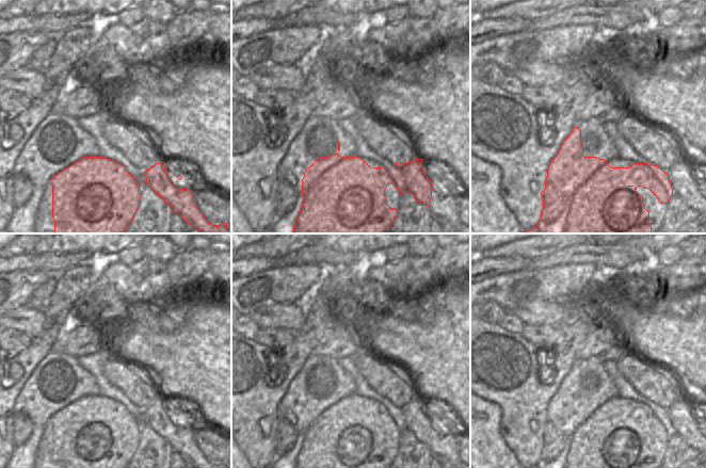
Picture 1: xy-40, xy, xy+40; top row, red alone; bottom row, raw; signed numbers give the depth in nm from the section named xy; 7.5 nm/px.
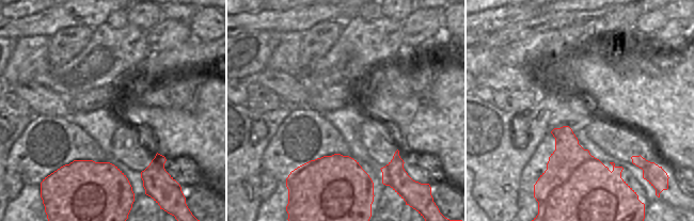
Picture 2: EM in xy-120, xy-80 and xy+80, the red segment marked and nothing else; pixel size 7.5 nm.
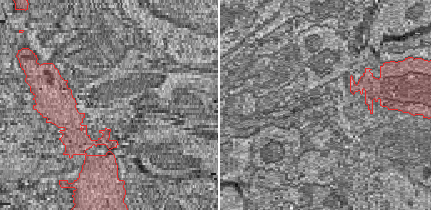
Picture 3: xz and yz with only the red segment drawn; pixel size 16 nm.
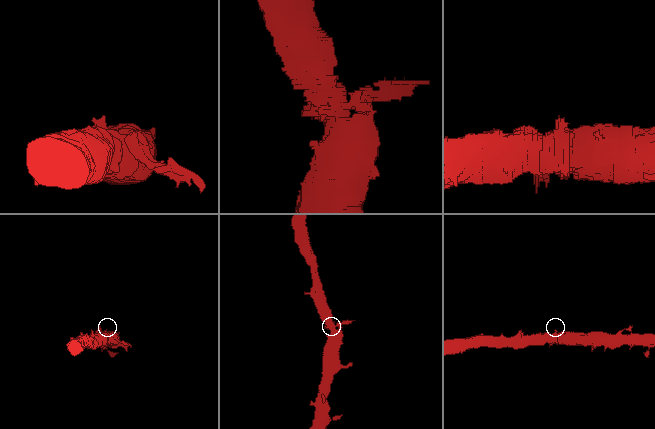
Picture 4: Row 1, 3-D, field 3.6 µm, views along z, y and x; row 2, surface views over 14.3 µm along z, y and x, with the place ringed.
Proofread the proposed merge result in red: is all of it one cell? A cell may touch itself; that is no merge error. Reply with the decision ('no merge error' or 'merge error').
merge error

